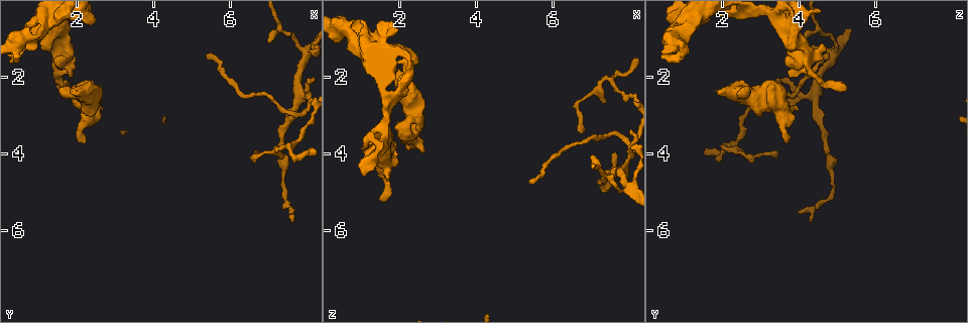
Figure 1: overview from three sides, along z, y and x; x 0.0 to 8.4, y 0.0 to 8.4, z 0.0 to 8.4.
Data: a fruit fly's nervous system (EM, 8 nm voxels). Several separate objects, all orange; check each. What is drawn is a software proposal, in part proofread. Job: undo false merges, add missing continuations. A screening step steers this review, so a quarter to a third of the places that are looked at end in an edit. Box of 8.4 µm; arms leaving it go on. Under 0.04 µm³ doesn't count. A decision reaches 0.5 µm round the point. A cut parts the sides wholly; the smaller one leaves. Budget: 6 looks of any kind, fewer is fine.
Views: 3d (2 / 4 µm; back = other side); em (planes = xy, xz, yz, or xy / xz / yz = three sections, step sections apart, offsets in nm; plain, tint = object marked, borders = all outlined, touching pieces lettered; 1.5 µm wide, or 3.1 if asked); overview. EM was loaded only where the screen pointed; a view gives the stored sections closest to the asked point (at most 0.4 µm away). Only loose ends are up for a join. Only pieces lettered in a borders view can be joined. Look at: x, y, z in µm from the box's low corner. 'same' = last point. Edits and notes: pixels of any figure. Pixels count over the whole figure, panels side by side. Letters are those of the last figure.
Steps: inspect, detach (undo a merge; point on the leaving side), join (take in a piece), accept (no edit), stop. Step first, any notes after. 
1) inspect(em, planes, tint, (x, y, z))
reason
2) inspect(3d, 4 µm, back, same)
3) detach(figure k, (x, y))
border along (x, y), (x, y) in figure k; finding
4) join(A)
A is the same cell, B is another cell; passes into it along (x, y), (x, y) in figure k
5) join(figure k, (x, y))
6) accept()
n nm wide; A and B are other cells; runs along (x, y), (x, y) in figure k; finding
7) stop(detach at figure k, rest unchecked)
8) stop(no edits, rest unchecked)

inspect(em, xz, step 4, borders, (2.20, 3.70, 3.65))
branch stops here

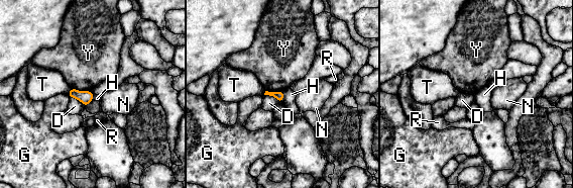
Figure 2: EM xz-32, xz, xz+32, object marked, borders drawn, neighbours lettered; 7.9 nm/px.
accept()
D, G, H, N, R, T and Y are other cells; border along (71, 87), (77, 90), (91, 91) in figure 2; no lettered piece goes on from it

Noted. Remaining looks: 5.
inspect(em, xy, step 8, borders, (1.55, 2.25, 5.25))
tapers out

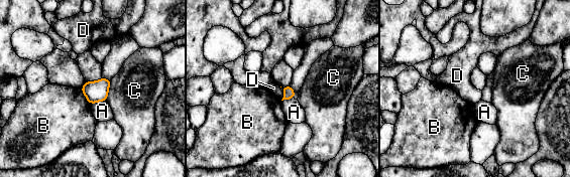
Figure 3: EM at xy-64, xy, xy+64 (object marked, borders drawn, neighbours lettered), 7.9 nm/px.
inspect(em, yz, step 8, borders, same)
another direction

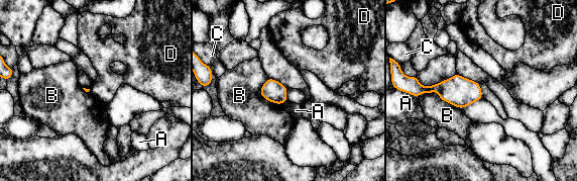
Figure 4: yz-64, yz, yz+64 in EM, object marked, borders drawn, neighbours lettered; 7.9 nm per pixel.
accept()
A, B, C and D are other cells; border along (287, 89), (286, 100) in figure 4; no lettered piece goes on from it

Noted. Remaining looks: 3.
inspect(em, xz, step 8, tint, (2.00, 2.40, 1.90))
an open end

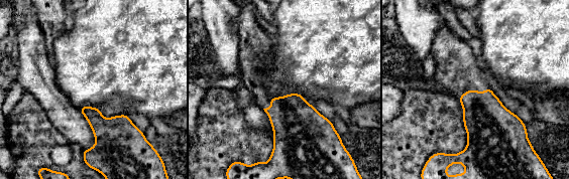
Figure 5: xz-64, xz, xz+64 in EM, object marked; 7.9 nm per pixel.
inspect(em, planes, borders, same)

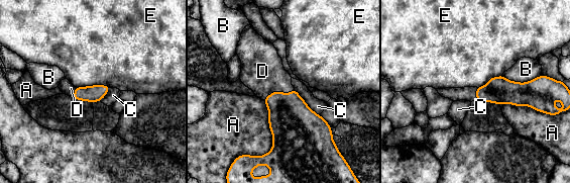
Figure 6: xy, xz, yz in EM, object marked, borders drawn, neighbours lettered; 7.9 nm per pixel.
join(D)
D is the same cell, A, B, C and E are other cells; passes into it along (291, 119), (278, 91), (262, 71) in figure 6; the neuron continues

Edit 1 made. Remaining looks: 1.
stop(join at figure 6, rest unchecked)

